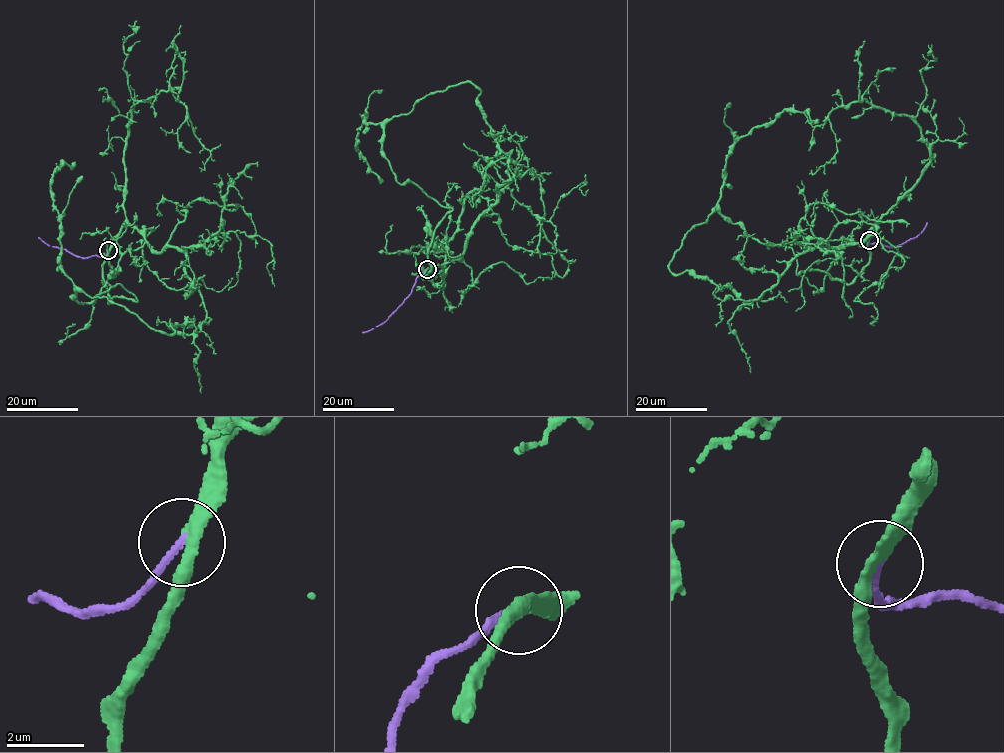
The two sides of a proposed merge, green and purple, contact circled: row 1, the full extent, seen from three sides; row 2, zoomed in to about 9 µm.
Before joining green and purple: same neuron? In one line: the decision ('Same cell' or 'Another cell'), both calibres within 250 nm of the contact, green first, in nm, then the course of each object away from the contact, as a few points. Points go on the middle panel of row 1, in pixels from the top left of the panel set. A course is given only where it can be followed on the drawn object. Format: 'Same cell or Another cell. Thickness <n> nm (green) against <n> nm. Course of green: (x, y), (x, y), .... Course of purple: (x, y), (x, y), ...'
Same cell. Thickness 320 nm (green) against 180 nm. Course of green: (428, 269), (452, 208), (398, 182), (386, 124), (471, 82), (500, 155). Course of purple: (427, 269), (392, 314), (379, 325), (362, 333)

